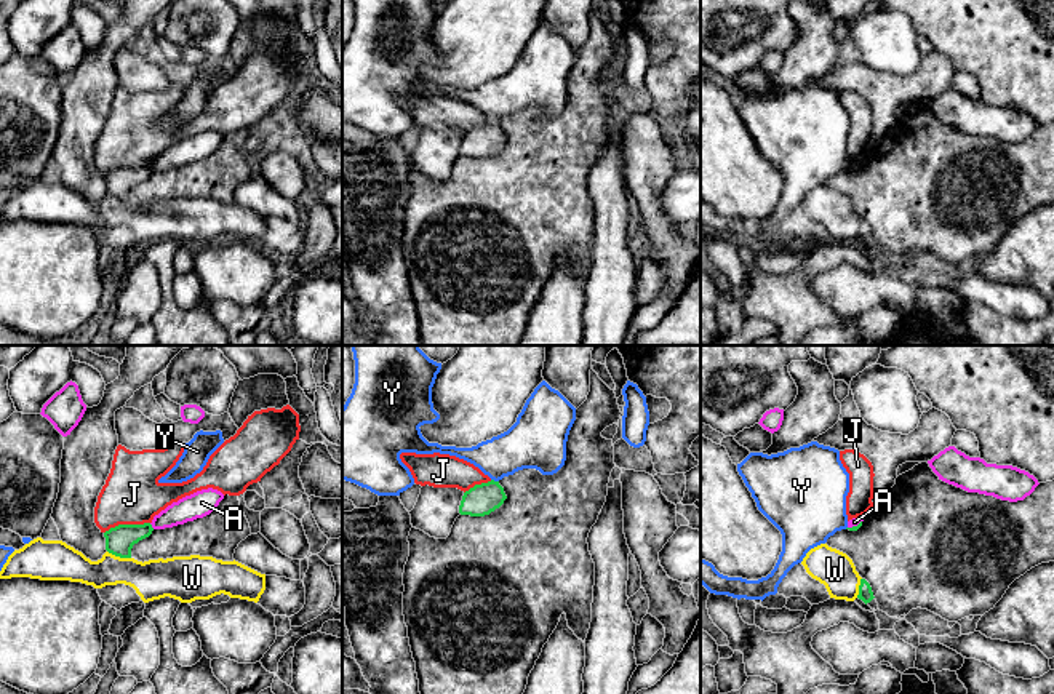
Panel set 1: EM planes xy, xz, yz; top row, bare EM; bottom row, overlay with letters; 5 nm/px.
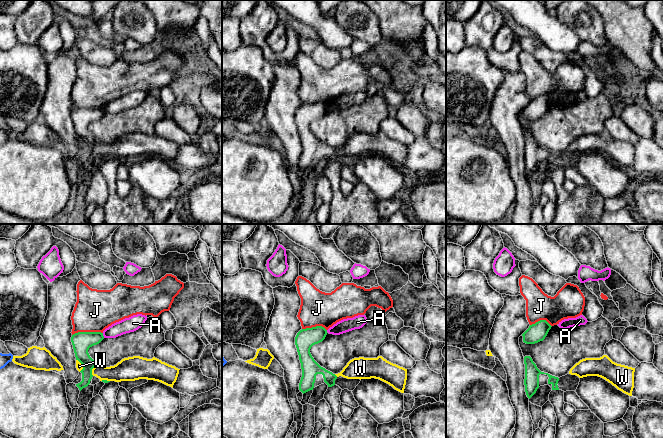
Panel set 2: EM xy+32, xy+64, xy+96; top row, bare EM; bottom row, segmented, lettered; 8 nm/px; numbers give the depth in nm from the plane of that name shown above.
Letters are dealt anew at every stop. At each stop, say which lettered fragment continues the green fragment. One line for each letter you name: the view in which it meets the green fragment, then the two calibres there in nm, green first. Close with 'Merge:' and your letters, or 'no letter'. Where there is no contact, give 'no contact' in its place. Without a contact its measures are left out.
Merge: no letter

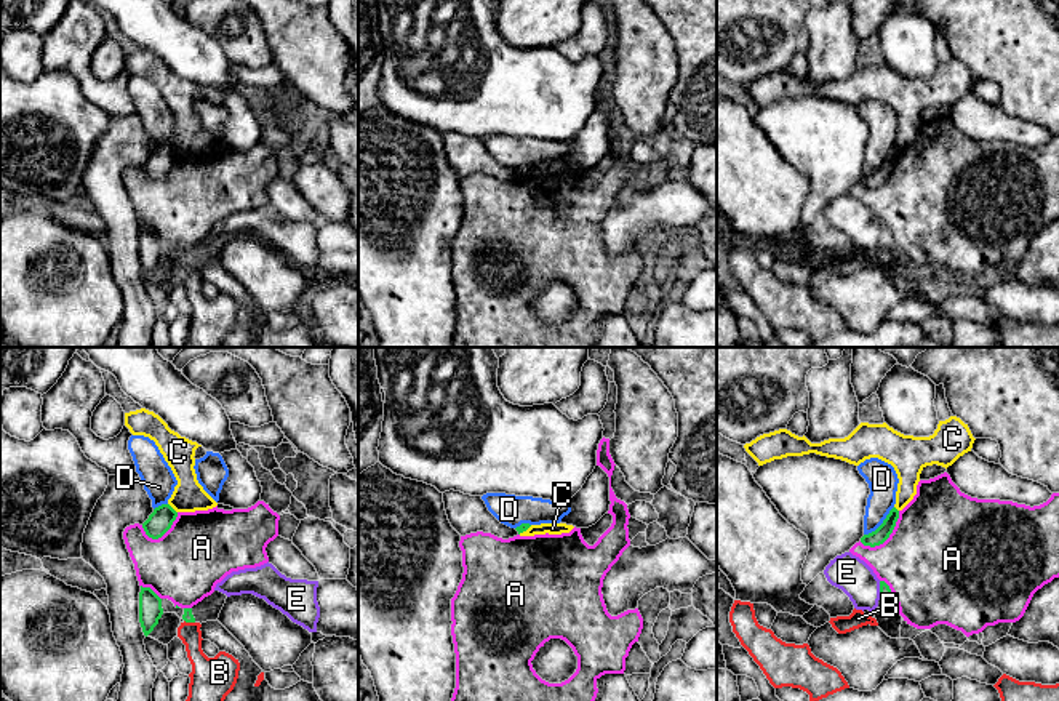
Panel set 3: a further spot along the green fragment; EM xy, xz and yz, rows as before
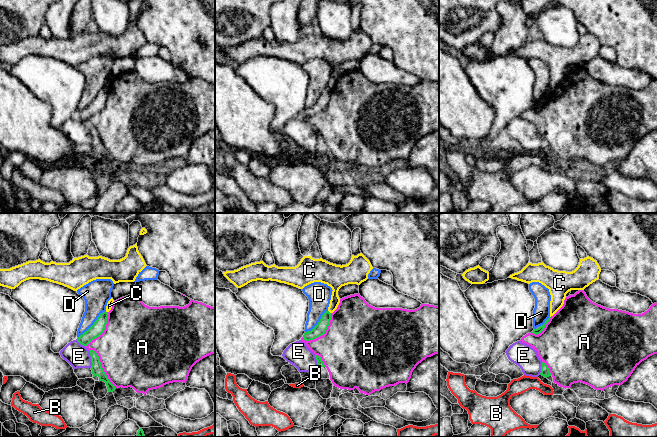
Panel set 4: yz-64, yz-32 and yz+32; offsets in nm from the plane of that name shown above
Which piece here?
Merge: no letter

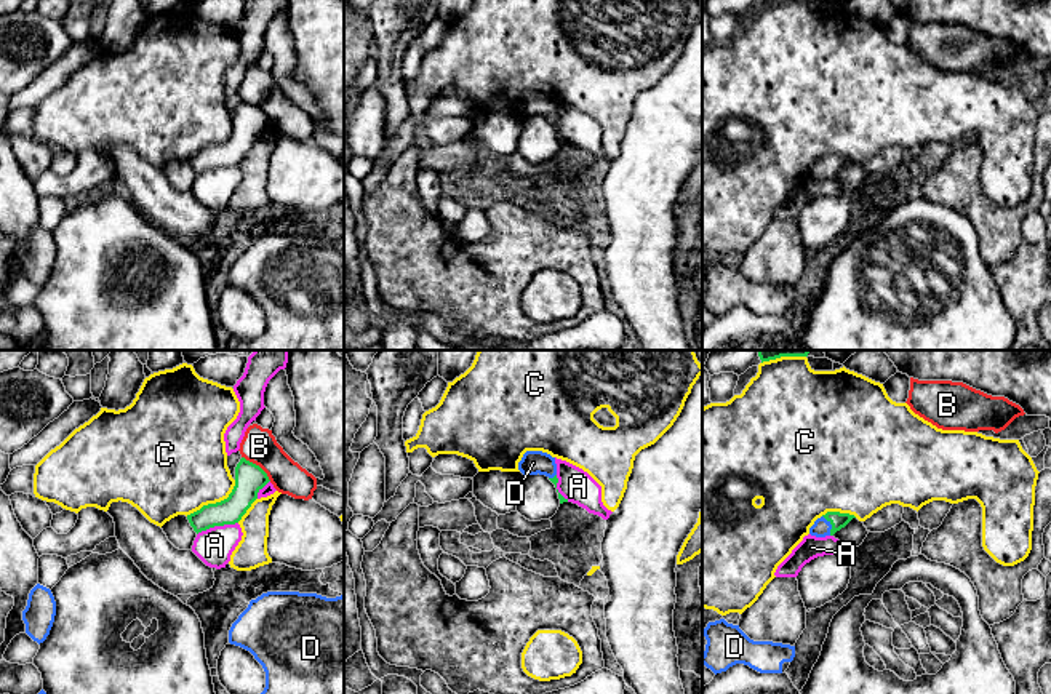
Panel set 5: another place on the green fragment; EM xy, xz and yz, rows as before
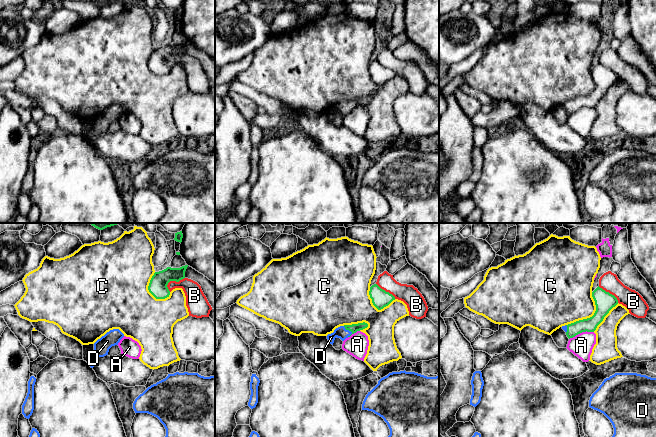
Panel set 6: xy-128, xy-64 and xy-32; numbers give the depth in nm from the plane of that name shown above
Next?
D: yz | 80/90 nm
Merge: D

